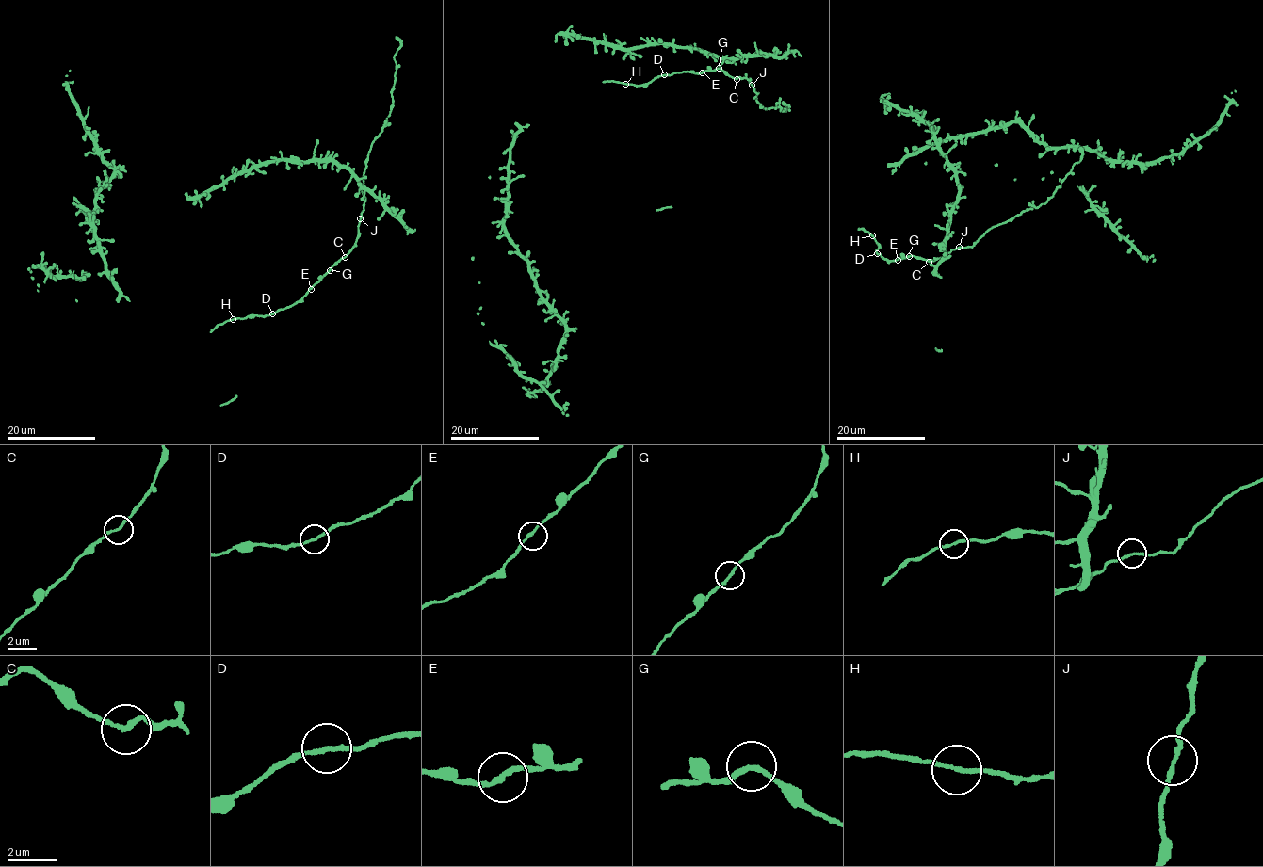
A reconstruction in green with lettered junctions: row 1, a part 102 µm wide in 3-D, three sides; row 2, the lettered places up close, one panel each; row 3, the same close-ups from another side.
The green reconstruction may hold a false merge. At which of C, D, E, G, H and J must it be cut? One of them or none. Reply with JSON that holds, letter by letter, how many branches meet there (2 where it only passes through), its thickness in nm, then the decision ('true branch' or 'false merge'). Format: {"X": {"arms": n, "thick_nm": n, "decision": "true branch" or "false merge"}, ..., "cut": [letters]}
{"C": {"arms": 2, "thick_nm": 160, "decision": "true branch"}, "D": {"arms": 2, "thick_nm": 150, "decision": "true branch"}, "E": {"arms": 2, "thick_nm": 170, "decision": "true branch"}, "G": {"arms": 2, "thick_nm": 170, "decision": "true branch"}, "H": {"arms": 2, "thick_nm": 150, "decision": "true branch"}, "J": {"arms": 2, "thick_nm": 150, "decision": "true branch"}, "cut": []}

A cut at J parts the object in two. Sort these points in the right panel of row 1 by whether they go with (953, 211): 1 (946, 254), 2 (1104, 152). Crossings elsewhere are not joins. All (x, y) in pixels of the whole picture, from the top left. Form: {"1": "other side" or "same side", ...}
{"1": "same side", "2": "same side"}

